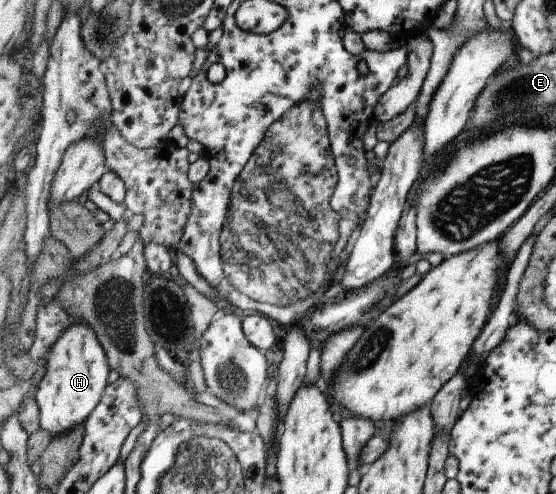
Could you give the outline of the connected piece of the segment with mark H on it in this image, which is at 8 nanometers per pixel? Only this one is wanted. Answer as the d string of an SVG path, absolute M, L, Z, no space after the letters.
M72 319L72 324L63 330L62 337L48 351L45 367L46 373L35 392L35 399L40 409L41 426L49 430L56 438L75 429L75 426L84 424L95 412L95 408L100 404L104 391L107 389L111 366L107 351L104 350L97 332L86 321Z

